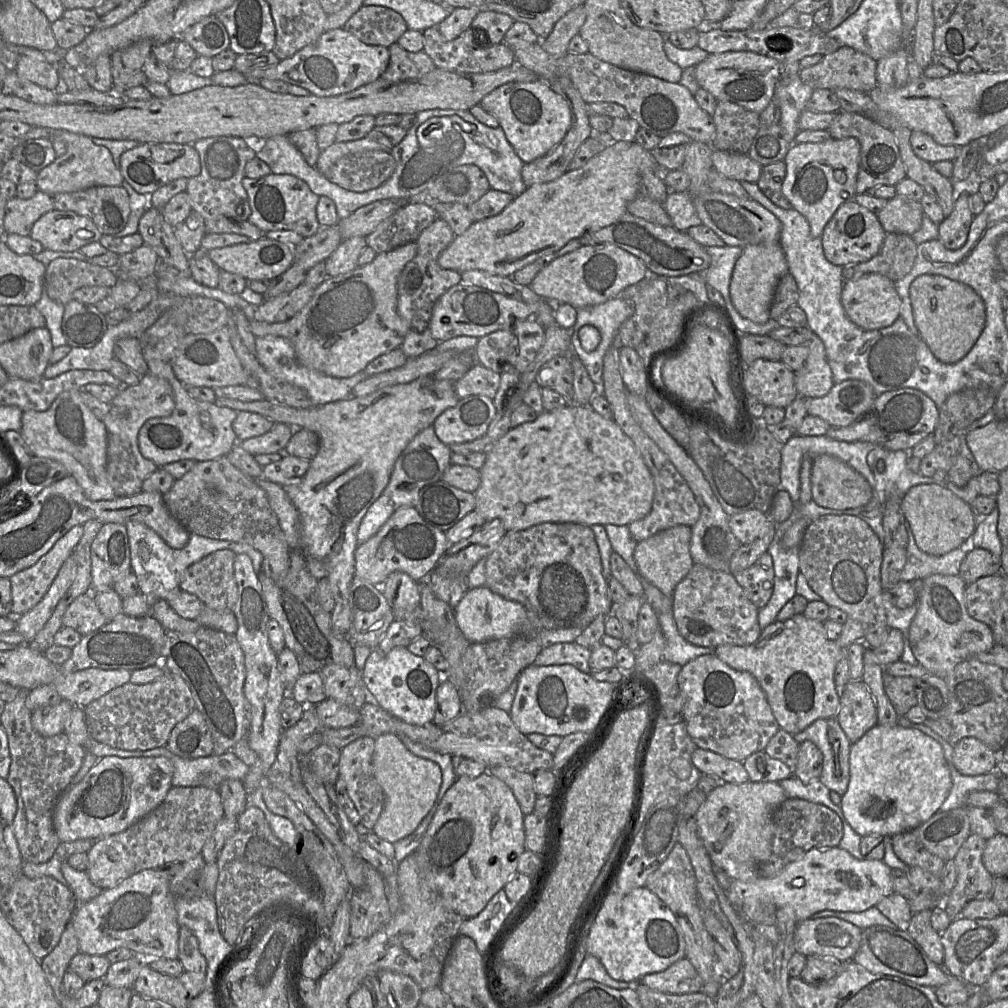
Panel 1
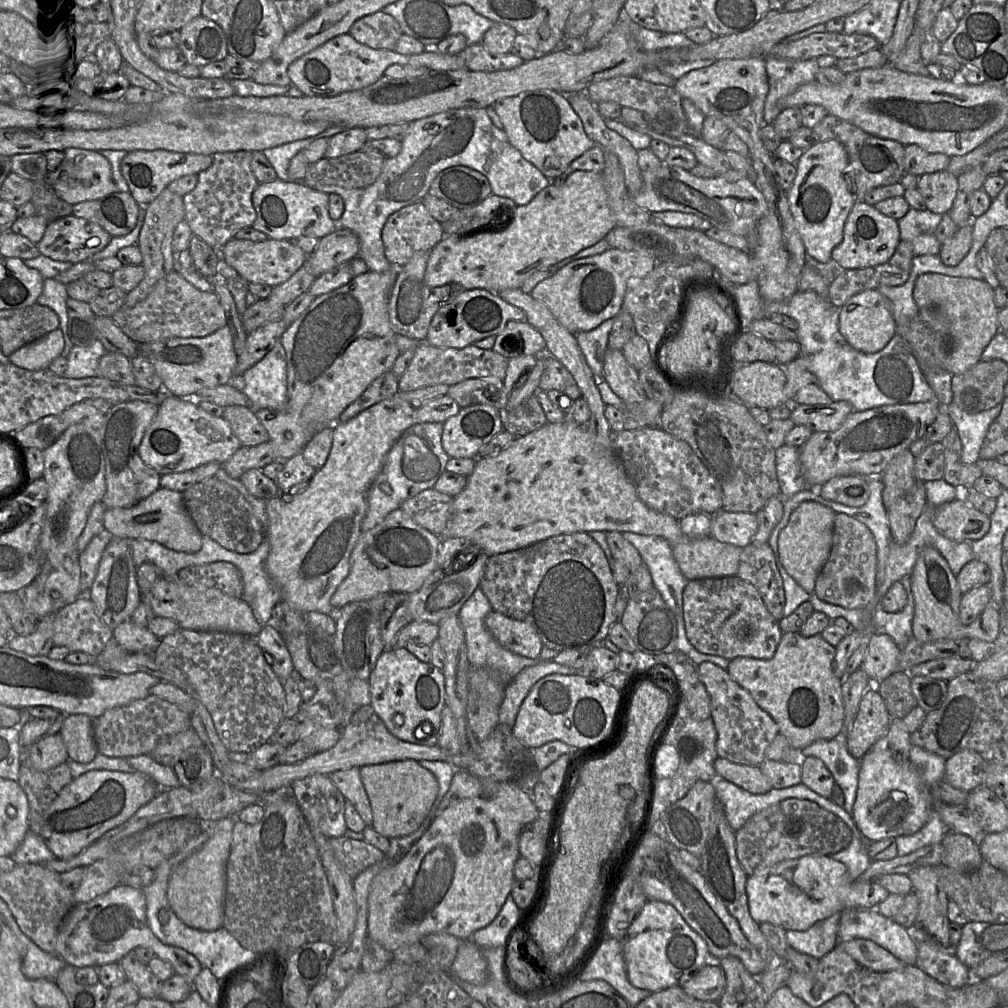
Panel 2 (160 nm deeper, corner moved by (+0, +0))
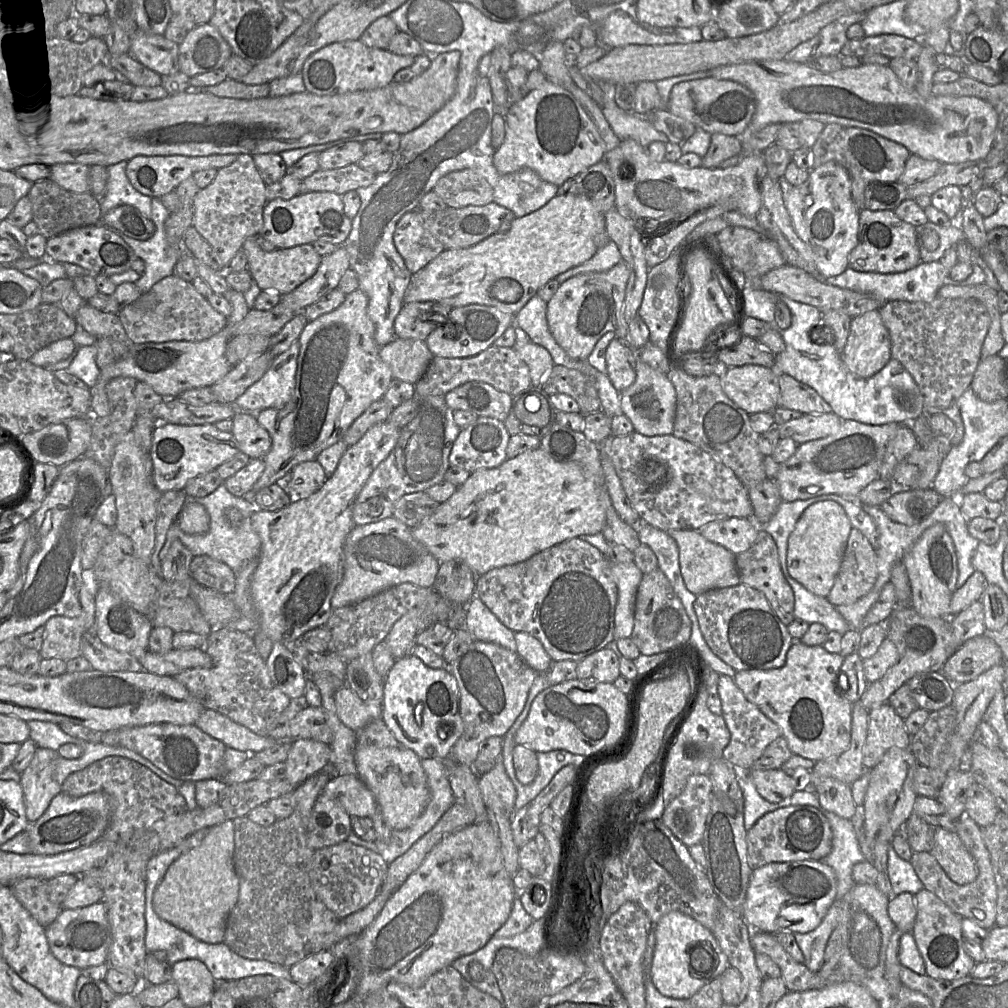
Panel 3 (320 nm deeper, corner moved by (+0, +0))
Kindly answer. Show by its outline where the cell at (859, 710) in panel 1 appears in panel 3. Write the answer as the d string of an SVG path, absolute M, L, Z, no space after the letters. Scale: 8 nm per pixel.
M883 704L868 713L867 738L863 746L865 770L875 767L884 753L892 748L909 748L911 736L904 721L889 704Z

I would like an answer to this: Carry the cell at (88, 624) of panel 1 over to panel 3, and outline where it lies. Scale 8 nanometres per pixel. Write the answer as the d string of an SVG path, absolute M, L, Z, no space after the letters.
M54 616L45 627L45 639L40 649L42 659L59 658L64 661L82 656L81 642L85 632L82 618Z

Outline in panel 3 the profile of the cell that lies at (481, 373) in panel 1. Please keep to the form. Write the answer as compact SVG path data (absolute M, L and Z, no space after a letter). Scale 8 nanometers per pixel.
M478 381L467 382L454 388L444 395L444 399L453 412L463 410L501 422L507 418L512 405L511 395Z

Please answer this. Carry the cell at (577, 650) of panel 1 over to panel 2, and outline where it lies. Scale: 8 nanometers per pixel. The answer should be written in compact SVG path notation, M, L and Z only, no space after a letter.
M553 660L527 667L509 681L505 687L505 697L499 708L499 723L513 727L518 711L533 685L550 674L573 675L575 670Z

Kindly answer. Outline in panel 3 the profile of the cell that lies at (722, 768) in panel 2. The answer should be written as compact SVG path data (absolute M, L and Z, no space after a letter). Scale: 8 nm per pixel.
M750 769L748 775L760 796L771 803L778 803L795 792L794 780L781 769Z

